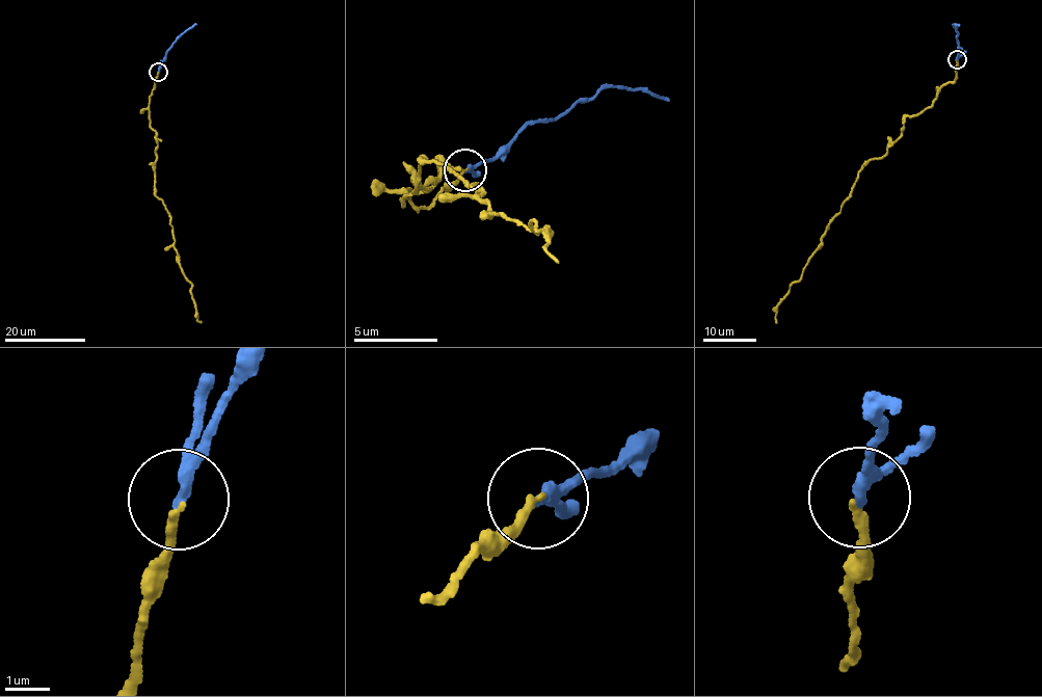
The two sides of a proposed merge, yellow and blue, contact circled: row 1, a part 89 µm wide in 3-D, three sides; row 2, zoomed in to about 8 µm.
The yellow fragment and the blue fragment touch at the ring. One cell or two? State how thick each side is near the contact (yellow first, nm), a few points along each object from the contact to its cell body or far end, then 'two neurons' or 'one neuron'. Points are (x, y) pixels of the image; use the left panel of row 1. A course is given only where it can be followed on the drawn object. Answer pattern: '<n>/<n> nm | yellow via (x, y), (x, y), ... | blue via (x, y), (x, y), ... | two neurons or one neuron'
150/200 nm | yellow via (159, 72), (149, 105), (157, 146), (154, 190), (170, 218), (178, 260), (191, 284), (202, 323) | blue via (158, 71), (177, 38), (196, 24) | one neuron

